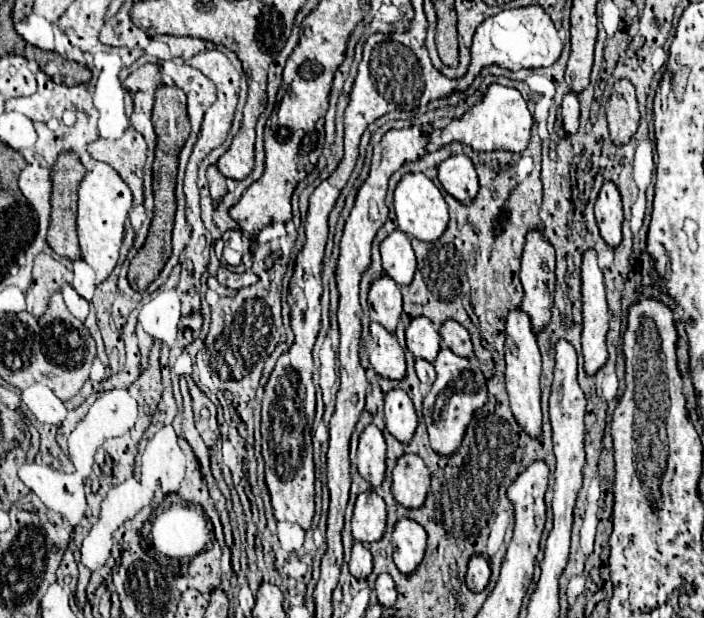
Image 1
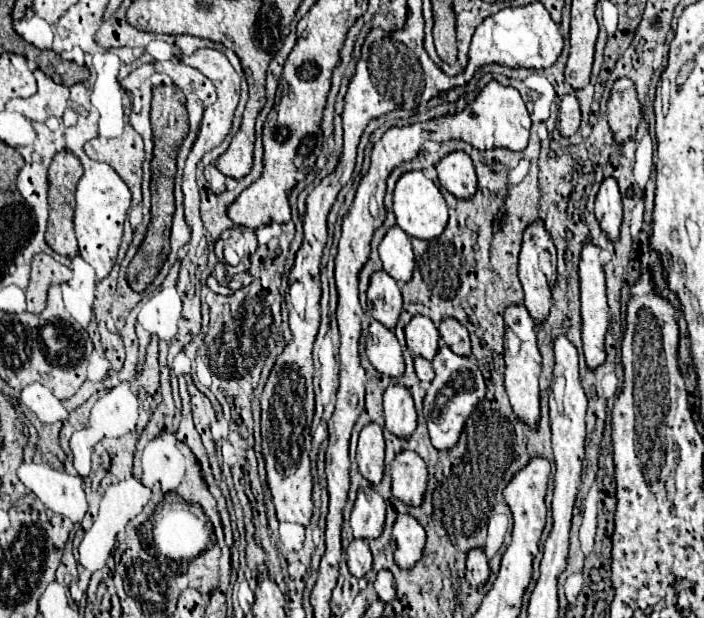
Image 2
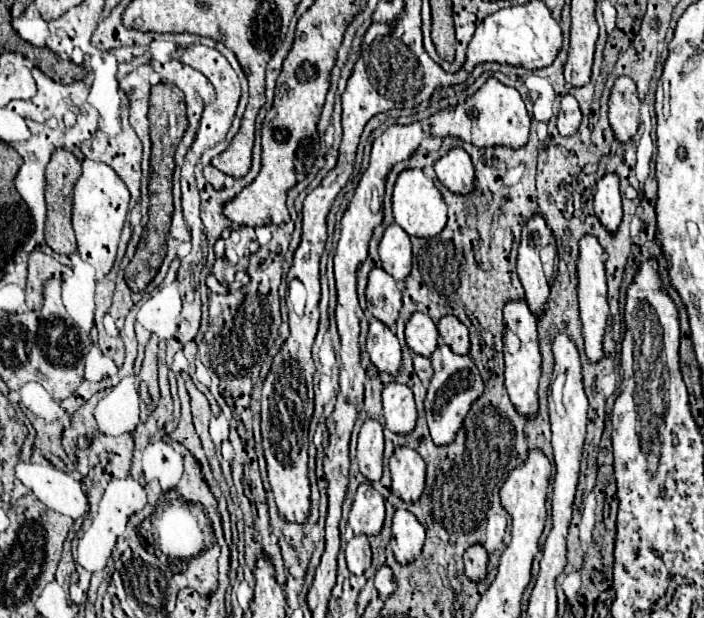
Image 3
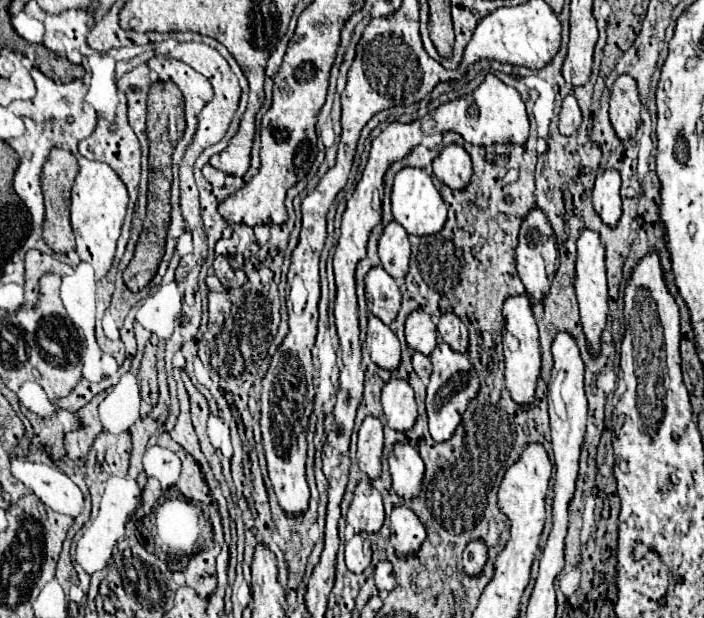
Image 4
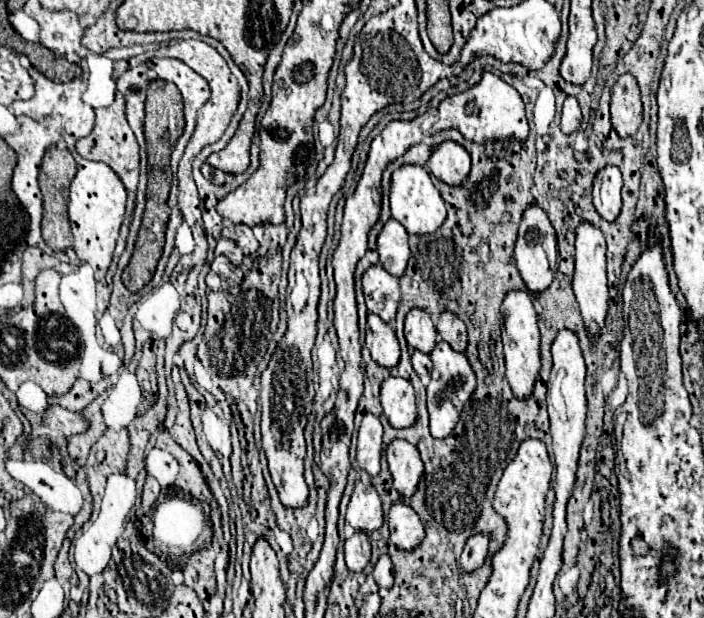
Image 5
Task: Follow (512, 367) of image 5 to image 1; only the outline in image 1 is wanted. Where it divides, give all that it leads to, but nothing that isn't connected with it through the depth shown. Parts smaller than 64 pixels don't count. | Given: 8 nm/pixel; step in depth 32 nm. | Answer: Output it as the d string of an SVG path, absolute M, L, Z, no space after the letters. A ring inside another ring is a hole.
M512 310L506 318L506 390L510 396L510 408L520 428L530 436L542 436L542 412L540 412L540 352L536 336L530 328L530 318L522 310Z

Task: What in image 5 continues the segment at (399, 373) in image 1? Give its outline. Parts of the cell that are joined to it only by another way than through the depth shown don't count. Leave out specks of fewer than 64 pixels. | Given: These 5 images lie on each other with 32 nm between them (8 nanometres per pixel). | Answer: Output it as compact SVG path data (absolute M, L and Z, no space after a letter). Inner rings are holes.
M368 314L366 348L370 350L372 360L380 366L392 368L400 360L400 346L394 330L386 322L382 322L376 314Z

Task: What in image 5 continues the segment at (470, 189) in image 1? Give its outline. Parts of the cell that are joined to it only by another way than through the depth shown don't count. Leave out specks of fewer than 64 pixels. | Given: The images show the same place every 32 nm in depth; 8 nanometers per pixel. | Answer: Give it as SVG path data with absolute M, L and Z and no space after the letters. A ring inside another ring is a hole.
M442 142L430 158L432 174L446 184L462 184L470 172L470 156L458 142Z

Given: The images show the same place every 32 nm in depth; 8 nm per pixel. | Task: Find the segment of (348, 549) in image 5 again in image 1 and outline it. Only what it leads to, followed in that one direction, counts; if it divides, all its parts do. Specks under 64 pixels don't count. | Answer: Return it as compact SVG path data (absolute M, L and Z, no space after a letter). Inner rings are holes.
M354 542L350 558L350 574L356 580L366 580L372 572L372 554L362 542Z

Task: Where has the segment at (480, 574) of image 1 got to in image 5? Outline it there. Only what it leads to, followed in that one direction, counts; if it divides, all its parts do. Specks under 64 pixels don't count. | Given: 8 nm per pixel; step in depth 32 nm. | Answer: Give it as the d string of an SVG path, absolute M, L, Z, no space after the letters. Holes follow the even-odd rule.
M482 534L472 536L472 538L468 538L464 552L462 552L462 558L460 558L462 568L466 572L474 572L484 564L486 556L488 556L488 538Z

